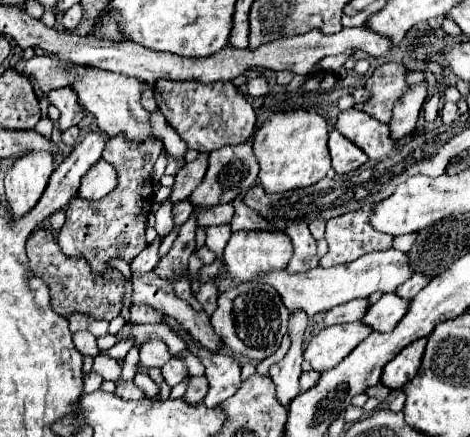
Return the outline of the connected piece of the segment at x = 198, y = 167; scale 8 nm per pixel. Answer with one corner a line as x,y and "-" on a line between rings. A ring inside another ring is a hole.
200,153
192,163
186,163
180,173
176,175
176,183
172,187
172,195
170,199
176,203
176,201
182,201
190,195
192,189
196,189
204,177
208,169
208,153
-
188,189
188,191
184,191

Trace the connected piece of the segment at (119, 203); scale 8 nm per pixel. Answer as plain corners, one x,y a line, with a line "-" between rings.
114,137
106,143
102,157
118,171
118,187
100,201
86,201
80,197
70,199
66,205
66,223
58,233
58,245
66,255
82,255
94,271
104,271
106,261
112,257
130,263
148,245
144,231
154,197
152,165
160,151
162,149
158,149
154,141
146,141
146,145
130,145
130,141
122,141
122,137

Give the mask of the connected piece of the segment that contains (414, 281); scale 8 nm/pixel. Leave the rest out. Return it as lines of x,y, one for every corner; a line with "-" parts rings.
416,273
416,275
412,275
408,281
404,281
404,285
400,285
400,287
396,289
396,295
402,297
402,299
406,299
406,301
410,301
410,299
414,299
416,293
426,285
426,281
430,281
430,277

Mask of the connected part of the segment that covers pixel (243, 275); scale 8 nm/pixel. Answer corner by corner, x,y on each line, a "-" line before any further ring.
234,231
224,249
224,263
236,281
250,281
256,277
256,273
266,269
286,269
290,257
292,245
288,235
282,231

